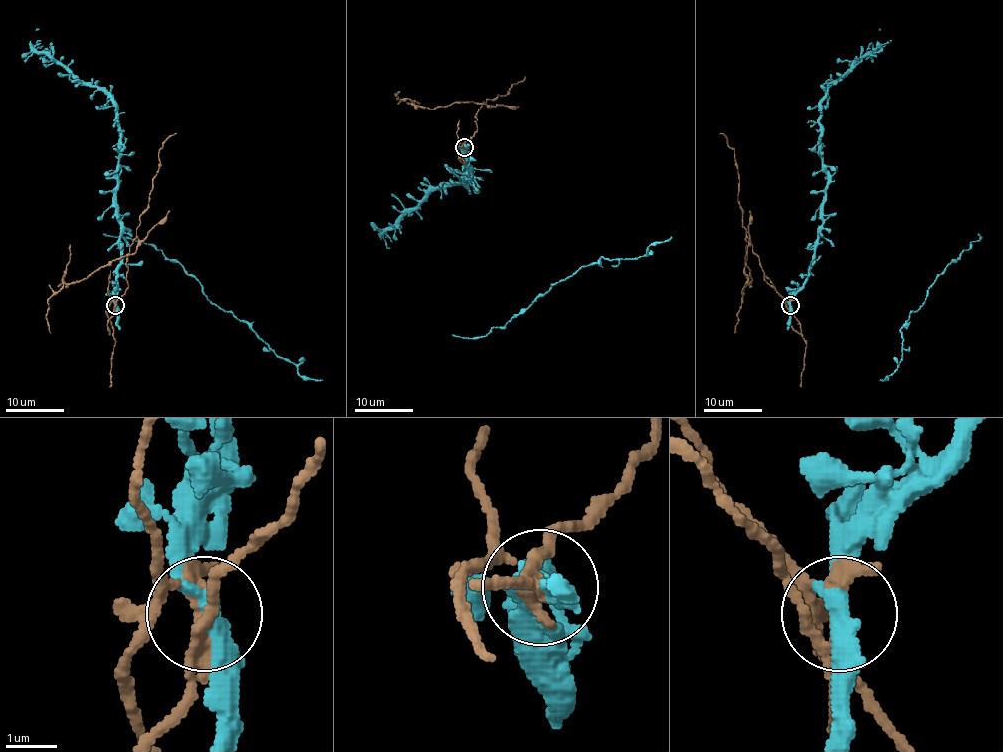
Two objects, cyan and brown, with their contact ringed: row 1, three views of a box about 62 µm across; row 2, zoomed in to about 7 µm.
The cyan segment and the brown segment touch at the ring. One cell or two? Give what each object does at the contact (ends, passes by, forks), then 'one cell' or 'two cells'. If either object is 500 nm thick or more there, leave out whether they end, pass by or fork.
cyan passes by; brown forks there; two cells

